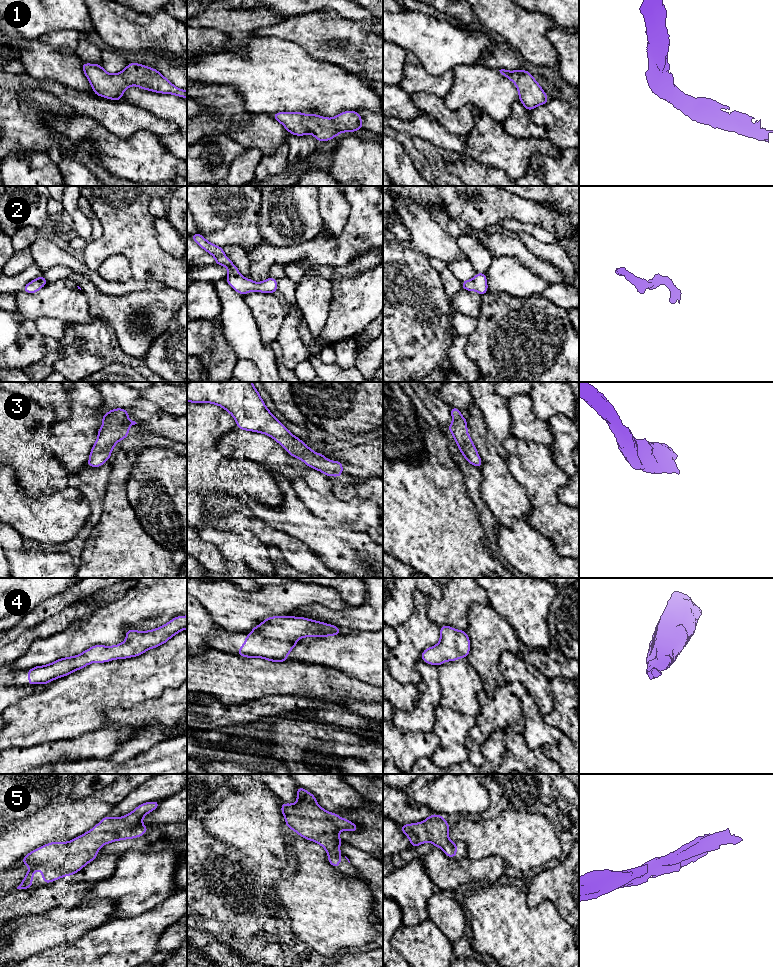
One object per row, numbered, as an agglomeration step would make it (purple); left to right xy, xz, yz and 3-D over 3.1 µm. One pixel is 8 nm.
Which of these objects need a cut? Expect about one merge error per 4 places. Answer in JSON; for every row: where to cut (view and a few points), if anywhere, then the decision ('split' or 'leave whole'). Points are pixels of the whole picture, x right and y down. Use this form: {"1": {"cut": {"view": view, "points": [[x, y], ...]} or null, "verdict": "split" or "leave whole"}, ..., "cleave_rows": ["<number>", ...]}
{"1": {"cut": null, "verdict": "leave whole"}, "2": {"cut": null, "verdict": "leave whole"}, "3": {"cut": null, "verdict": "leave whole"}, "4": {"cut": null, "verdict": "leave whole"}, "5": {"cut": null, "verdict": "leave whole"}, "cleave_rows": []}

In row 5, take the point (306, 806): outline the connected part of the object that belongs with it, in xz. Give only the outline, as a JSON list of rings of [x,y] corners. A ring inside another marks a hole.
[[[300,786],[297,787],[297,802],[283,802],[281,812],[287,828],[302,838],[320,844],[328,854],[329,863],[338,869],[342,855],[339,846],[343,842],[338,833],[343,830],[356,832],[358,826],[320,807],[315,796]]]

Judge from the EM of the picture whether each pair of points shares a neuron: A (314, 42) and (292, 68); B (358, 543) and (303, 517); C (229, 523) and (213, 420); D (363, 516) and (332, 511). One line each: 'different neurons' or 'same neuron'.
A: different neurons
B: same neuron
C: different neurons
D: same neuron

